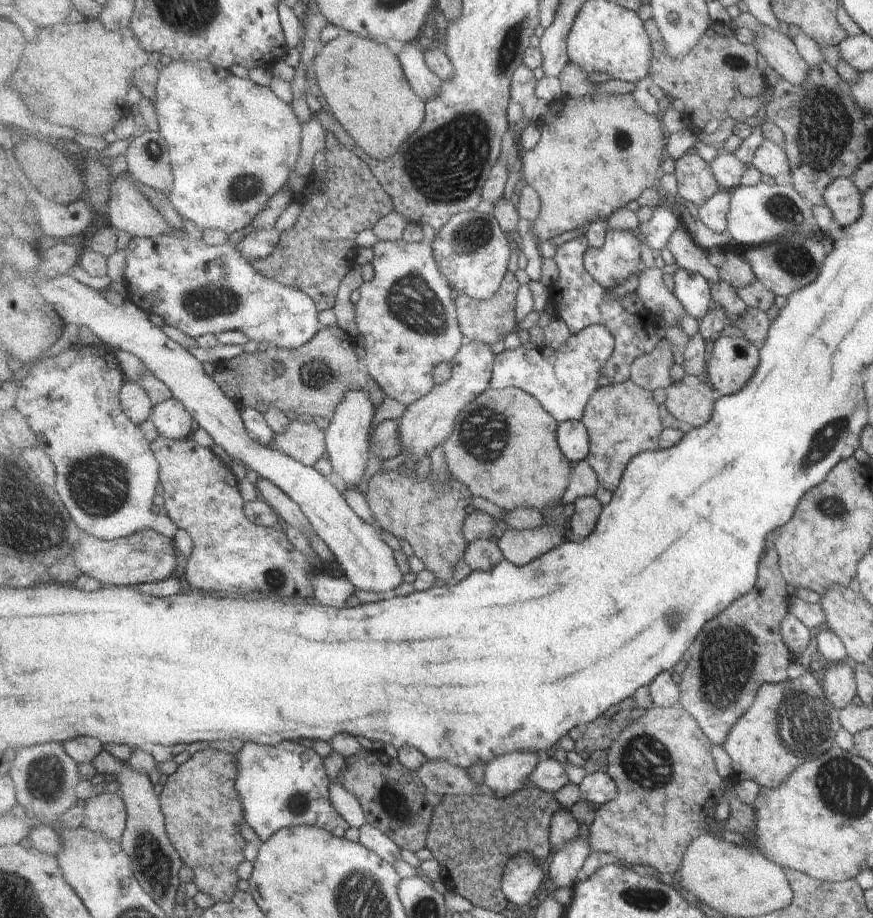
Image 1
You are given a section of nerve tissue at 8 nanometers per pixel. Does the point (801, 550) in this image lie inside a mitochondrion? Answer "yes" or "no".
no

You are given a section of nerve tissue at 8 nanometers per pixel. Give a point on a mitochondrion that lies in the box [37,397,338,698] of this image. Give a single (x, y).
(96, 485)

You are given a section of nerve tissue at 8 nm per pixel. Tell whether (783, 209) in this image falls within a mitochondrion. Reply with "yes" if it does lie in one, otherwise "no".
yes

